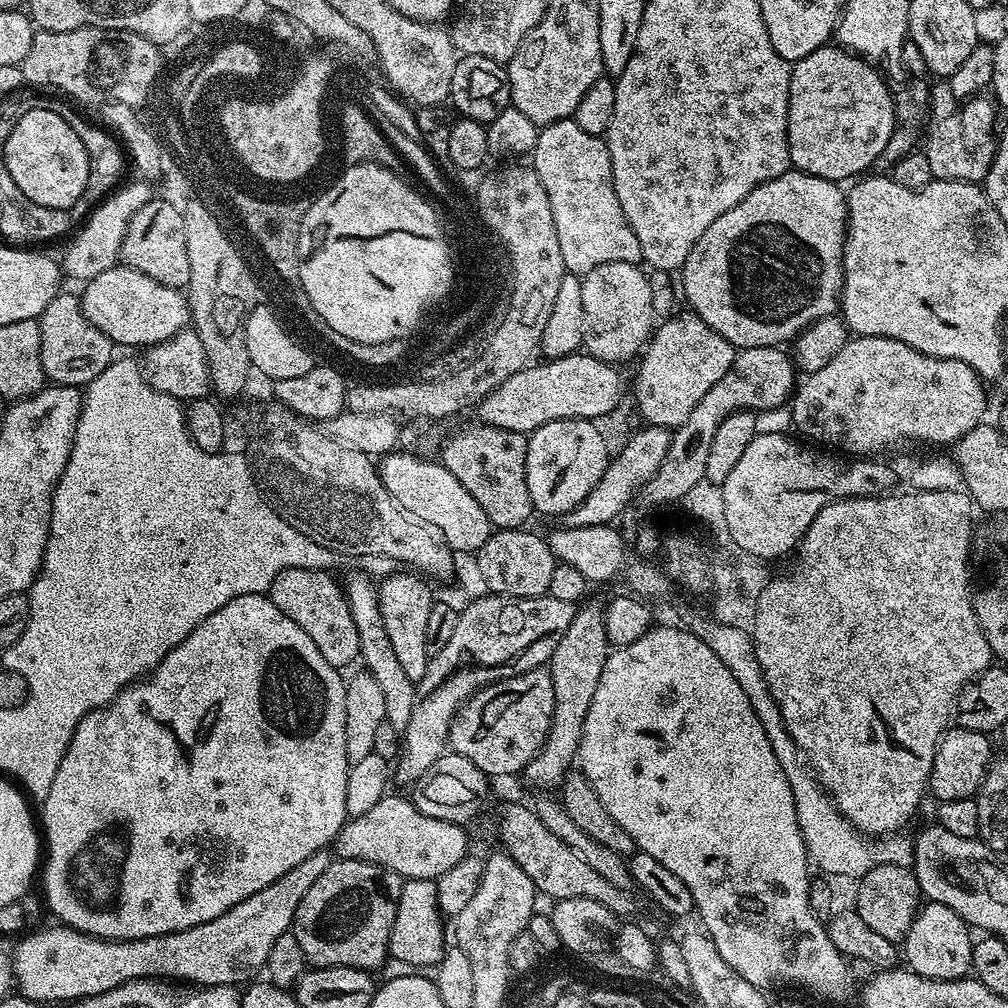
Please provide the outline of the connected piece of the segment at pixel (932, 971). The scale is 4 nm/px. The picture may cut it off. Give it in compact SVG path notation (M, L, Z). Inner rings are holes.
M925 903L916 913L910 930L902 941L902 960L911 971L931 980L962 980L972 971L974 936L969 925L950 906Z

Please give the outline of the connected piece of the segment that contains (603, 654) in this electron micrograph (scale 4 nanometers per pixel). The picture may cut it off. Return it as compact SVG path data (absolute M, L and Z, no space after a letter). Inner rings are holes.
M587 604L583 605L585 608L581 612L580 609L573 611L570 626L566 626L566 630L560 635L560 641L550 661L554 682L552 725L538 754L524 767L522 773L522 779L532 788L552 790L564 783L565 776L577 759L586 714L590 710L594 690L598 690L598 678L602 678L602 670L610 655L610 645L604 625L605 605Z

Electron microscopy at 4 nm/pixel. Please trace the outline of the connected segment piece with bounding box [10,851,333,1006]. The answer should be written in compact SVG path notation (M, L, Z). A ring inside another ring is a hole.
M327 851L316 852L306 862L298 862L294 870L286 870L278 882L270 882L258 894L250 894L238 906L226 910L218 918L210 918L210 922L202 922L202 926L194 926L190 930L178 930L165 936L151 936L137 940L97 940L94 936L87 936L73 928L55 926L44 928L25 935L24 940L10 956L10 972L14 977L15 987L19 995L39 1003L56 1006L59 1000L75 1002L84 1000L87 996L106 994L106 990L114 990L131 980L147 980L149 978L167 978L172 982L193 980L196 986L218 988L221 986L240 986L251 981L255 972L264 972L266 958L270 958L270 949L274 942L290 931L294 922L294 914L298 910L298 902L306 898L306 890L326 874L331 866L333 857Z

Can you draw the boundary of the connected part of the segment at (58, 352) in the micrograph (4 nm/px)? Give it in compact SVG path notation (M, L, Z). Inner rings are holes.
M61 291L48 303L46 310L38 317L42 334L42 370L53 385L65 384L71 388L87 386L114 359L112 340L86 318L80 305L79 295L74 291Z

